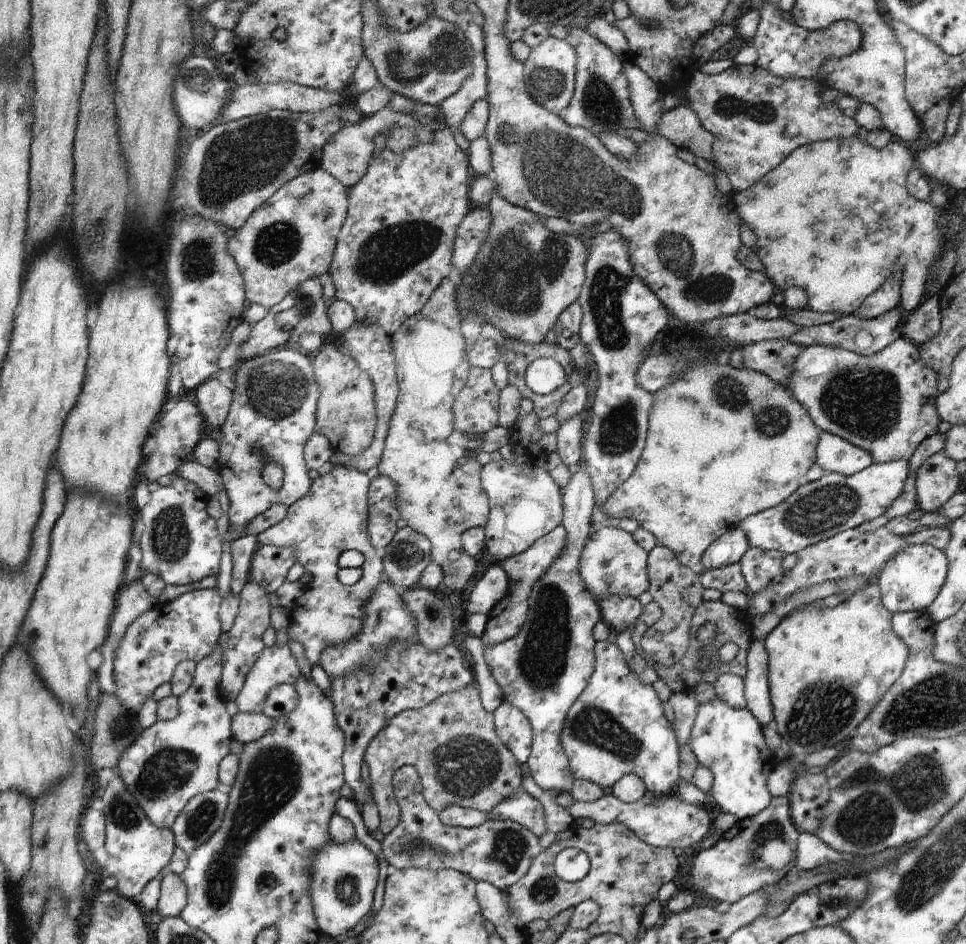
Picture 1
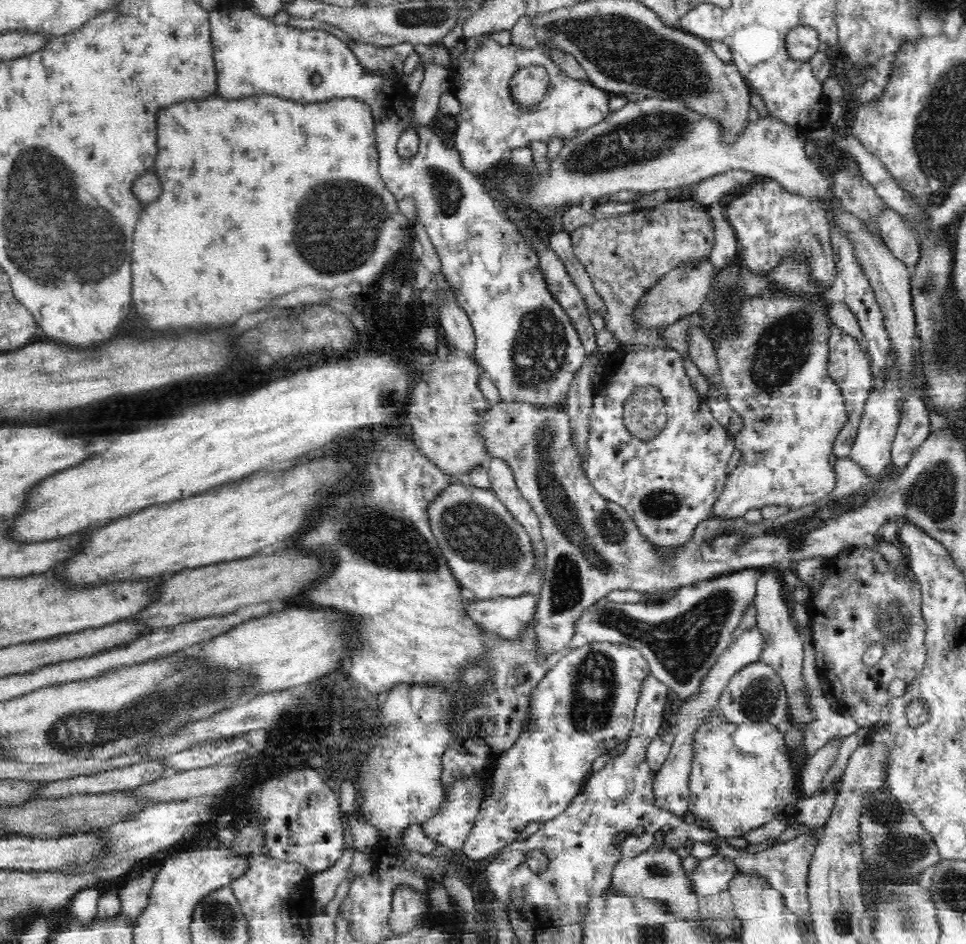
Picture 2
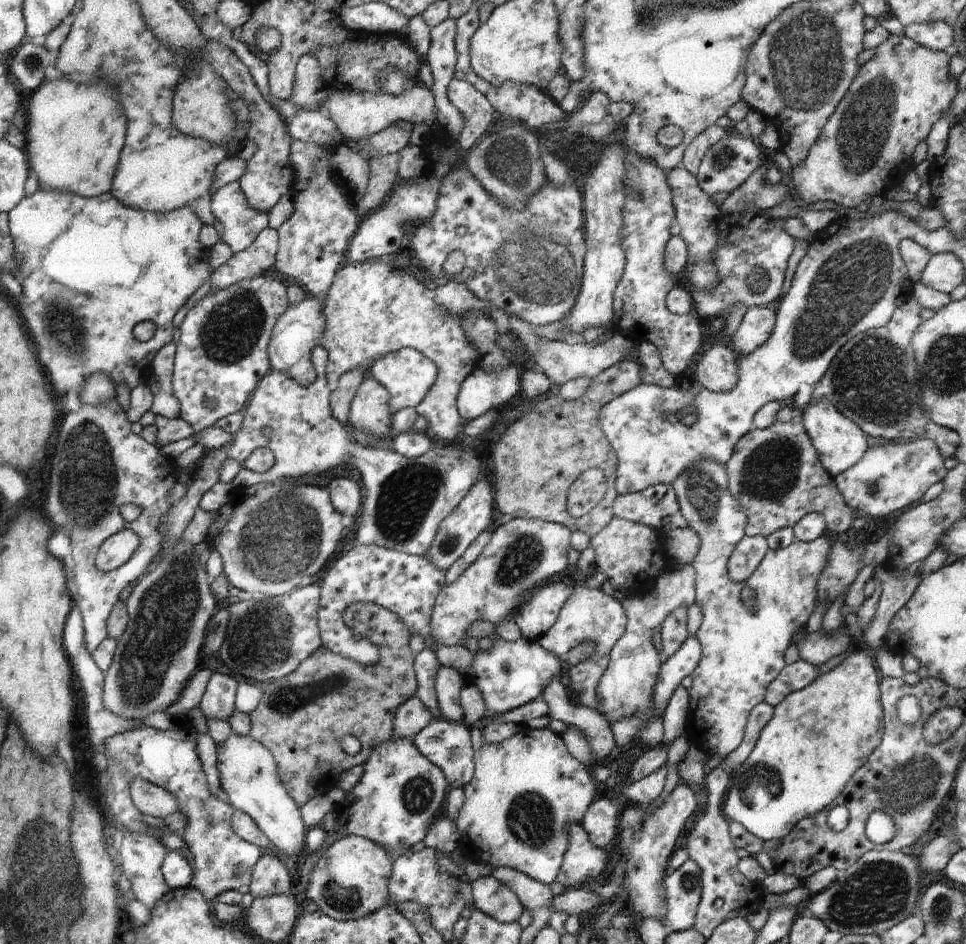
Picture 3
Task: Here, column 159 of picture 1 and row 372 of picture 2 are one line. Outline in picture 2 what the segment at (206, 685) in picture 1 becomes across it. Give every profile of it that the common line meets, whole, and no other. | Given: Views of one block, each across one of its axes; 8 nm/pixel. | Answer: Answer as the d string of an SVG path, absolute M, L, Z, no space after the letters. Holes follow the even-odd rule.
M800 258L800 260L783 260L775 269L767 273L769 278L769 288L777 288L777 291L768 293L764 291L756 296L751 296L746 301L742 302L738 318L734 320L736 325L736 334L722 338L718 342L714 342L716 356L718 359L719 370L722 380L723 388L726 392L726 399L730 403L733 410L743 418L743 427L734 439L735 450L740 451L740 460L738 464L729 472L724 485L722 494L714 503L711 517L712 518L729 518L736 520L742 518L749 510L761 509L763 506L778 505L788 506L790 510L798 510L803 506L808 506L817 500L820 500L824 495L827 495L835 485L835 470L830 465L830 454L833 452L833 444L836 437L843 428L845 420L847 419L847 412L845 412L845 400L842 397L842 391L836 387L836 383L829 377L828 355L829 346L828 338L830 338L830 326L828 321L828 311L826 311L826 289L822 289L820 285L812 283L812 271L810 271L810 261L807 258Z

